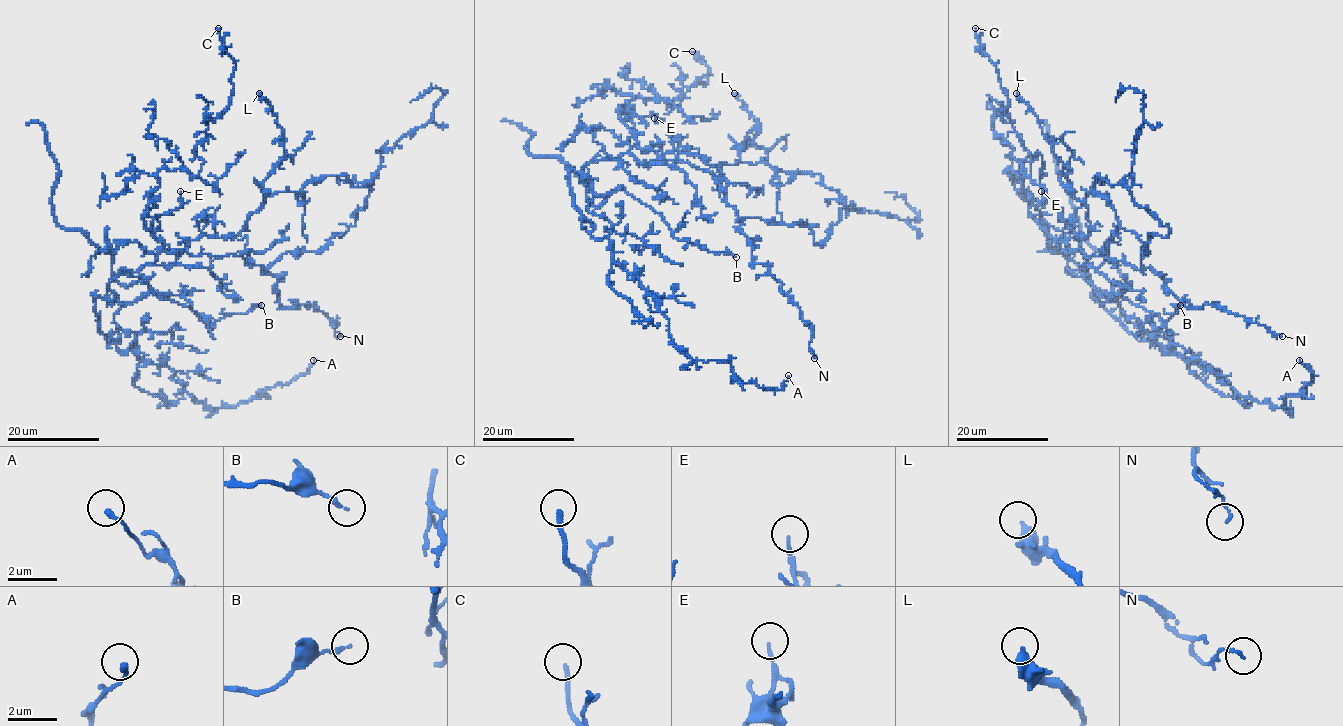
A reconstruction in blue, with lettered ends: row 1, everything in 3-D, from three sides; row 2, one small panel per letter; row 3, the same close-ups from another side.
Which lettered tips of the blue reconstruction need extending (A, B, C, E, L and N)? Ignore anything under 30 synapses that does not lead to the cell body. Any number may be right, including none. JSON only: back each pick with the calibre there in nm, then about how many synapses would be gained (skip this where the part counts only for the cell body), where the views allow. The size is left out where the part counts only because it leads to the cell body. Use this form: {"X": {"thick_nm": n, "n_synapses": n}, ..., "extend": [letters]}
{"extend": []}

